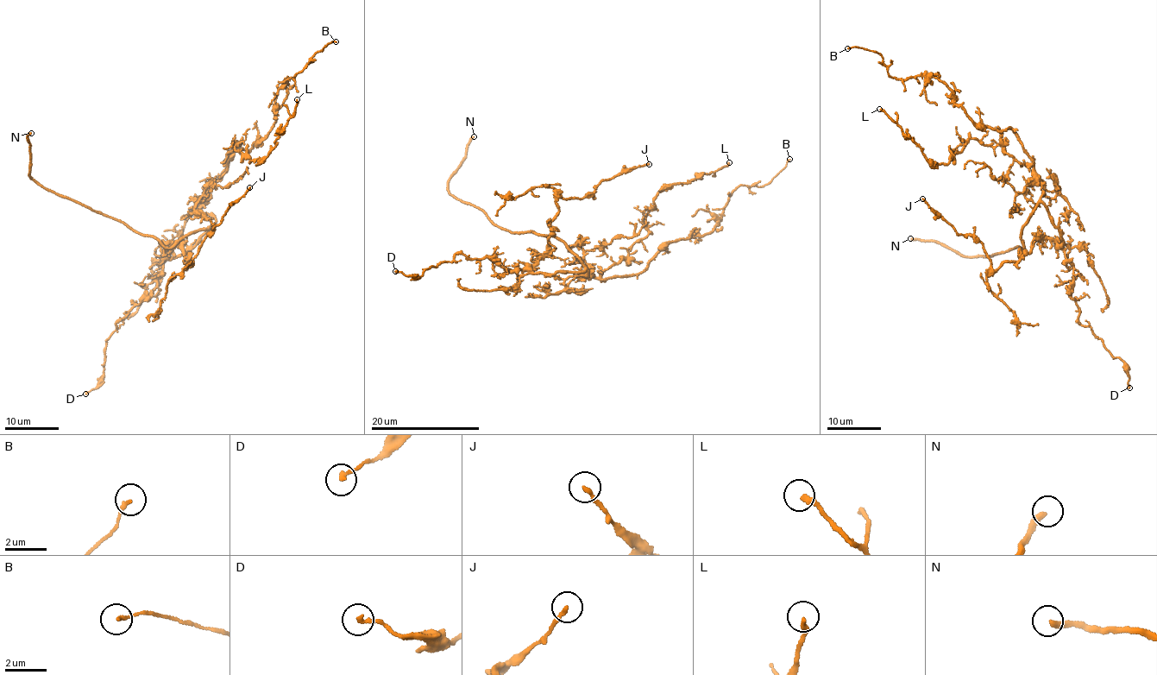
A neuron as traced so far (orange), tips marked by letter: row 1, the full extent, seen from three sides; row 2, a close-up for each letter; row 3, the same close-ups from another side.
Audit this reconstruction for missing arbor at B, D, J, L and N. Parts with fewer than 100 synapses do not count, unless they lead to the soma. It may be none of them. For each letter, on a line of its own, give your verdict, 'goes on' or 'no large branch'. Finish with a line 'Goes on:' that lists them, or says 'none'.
B: no large branch
D: no large branch
J: no large branch
L: no large branch
N: goes on
Goes on: N

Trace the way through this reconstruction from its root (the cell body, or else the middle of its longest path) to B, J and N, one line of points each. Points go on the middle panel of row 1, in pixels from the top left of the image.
B: (581, 274), (576, 276), (644, 272), (671, 242), (712, 230), (737, 187), (767, 184), (789, 159)
J: (581, 274), (587, 271), (550, 274), (535, 268), (548, 246), (556, 198), (586, 196), (602, 180), (649, 164)
N: (581, 274), (587, 271), (586, 265), (562, 241), (502, 229), (481, 209), (449, 192), (449, 179), (474, 136)

